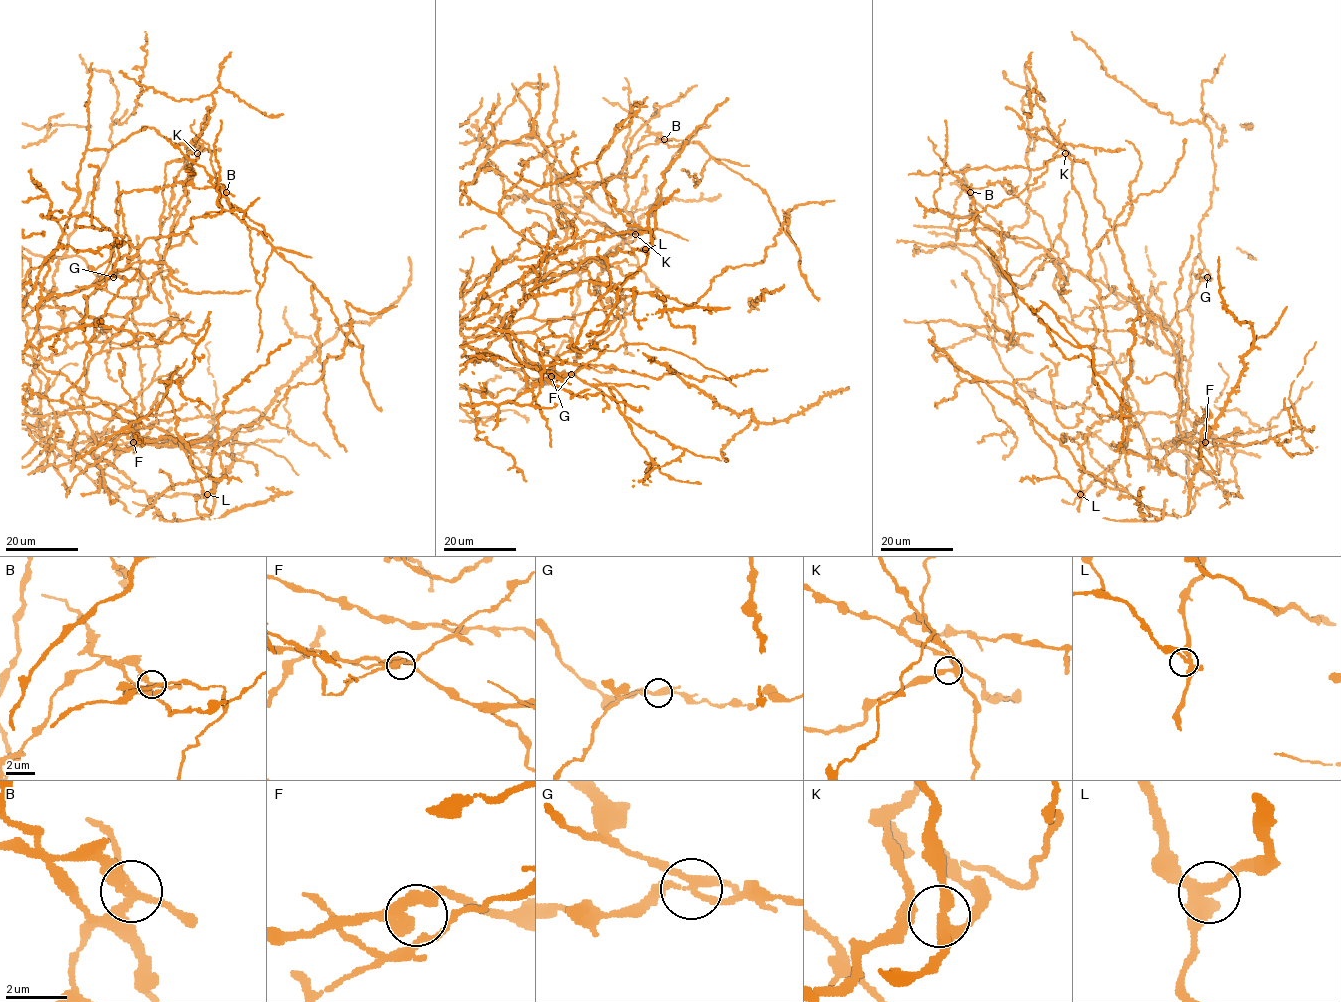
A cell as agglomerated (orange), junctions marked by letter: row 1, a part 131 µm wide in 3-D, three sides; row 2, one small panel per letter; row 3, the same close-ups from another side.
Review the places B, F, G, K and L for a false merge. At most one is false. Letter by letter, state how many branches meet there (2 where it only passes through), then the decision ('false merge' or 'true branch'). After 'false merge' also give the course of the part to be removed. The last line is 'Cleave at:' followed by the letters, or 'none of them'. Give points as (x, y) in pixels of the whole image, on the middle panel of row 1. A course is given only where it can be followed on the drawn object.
B: 4 branches meet; false merge; foreign part runs (664, 139), (669, 147), (697, 142), (715, 160), (757, 185), (797, 247), (785, 215), (799, 204), (834, 201)
F: 4 branches meet; true branch
G: 4 branches meet; true branch
K: 4 branches meet; true branch
L: 4 branches meet; true branch
Cleave at: B

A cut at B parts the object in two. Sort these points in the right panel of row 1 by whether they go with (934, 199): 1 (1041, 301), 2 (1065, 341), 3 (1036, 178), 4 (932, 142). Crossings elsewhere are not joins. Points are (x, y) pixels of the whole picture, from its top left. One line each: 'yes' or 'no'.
1: no
2: no
3: no
4: no

